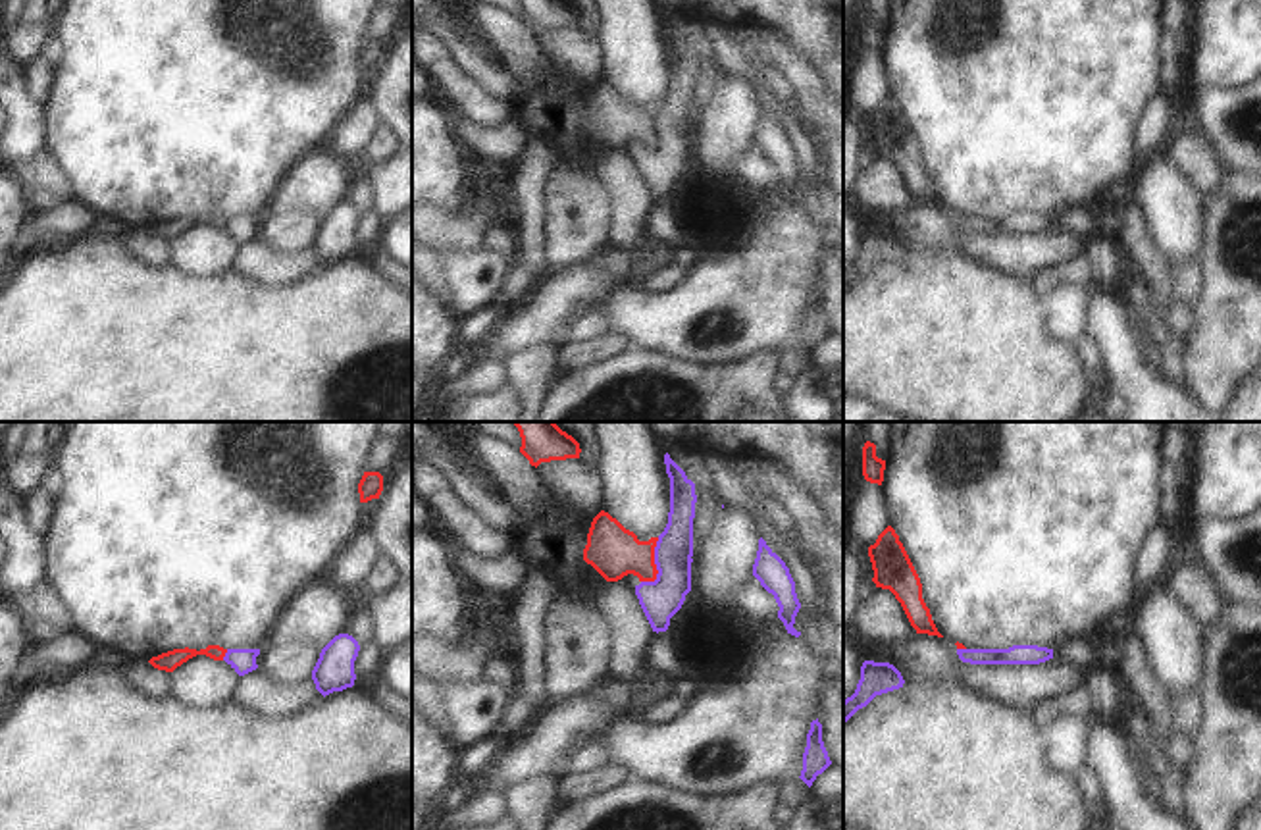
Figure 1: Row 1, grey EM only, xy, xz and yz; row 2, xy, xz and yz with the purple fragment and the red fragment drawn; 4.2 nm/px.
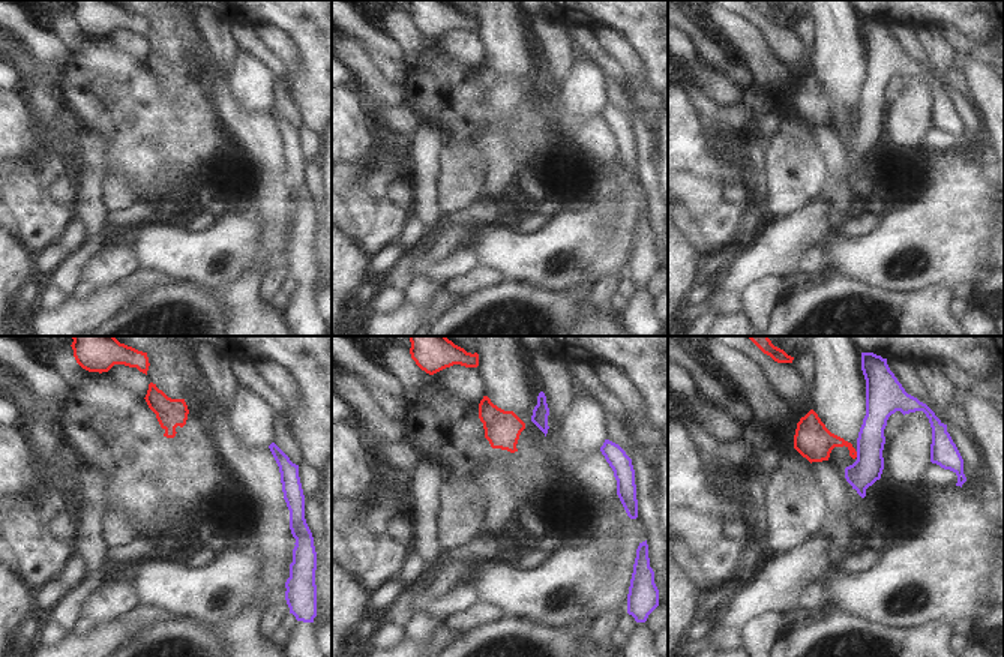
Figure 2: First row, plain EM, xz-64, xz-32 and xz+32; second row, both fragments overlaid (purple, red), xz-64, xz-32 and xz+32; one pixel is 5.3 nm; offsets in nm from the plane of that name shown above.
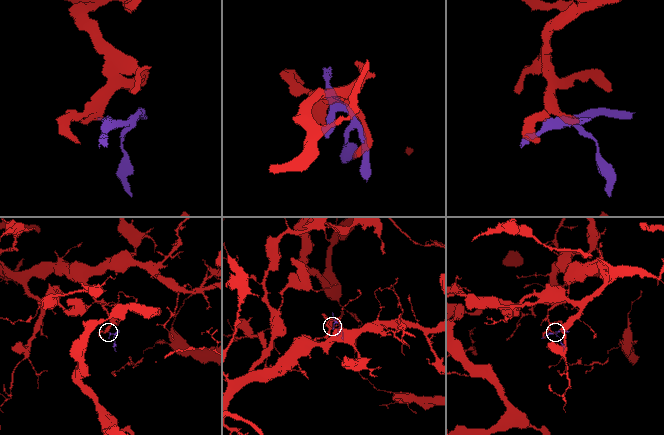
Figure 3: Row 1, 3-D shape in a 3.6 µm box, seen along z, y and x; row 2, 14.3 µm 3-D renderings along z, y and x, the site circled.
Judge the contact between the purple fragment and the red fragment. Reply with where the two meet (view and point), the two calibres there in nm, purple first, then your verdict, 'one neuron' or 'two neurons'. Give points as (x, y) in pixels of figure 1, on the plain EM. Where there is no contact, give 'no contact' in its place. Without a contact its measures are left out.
meets purple in xz at (655, 131); 170 nm thick on the purple side, 220 nm on the other; two neurons

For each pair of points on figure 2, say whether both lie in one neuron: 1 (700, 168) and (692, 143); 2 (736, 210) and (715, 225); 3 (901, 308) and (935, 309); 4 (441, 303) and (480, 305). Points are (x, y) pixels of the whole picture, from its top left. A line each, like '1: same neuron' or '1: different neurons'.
1: same neuron
2: same neuron
3: same neuron
4: different neurons

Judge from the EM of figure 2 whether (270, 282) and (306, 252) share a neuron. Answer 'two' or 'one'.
two

